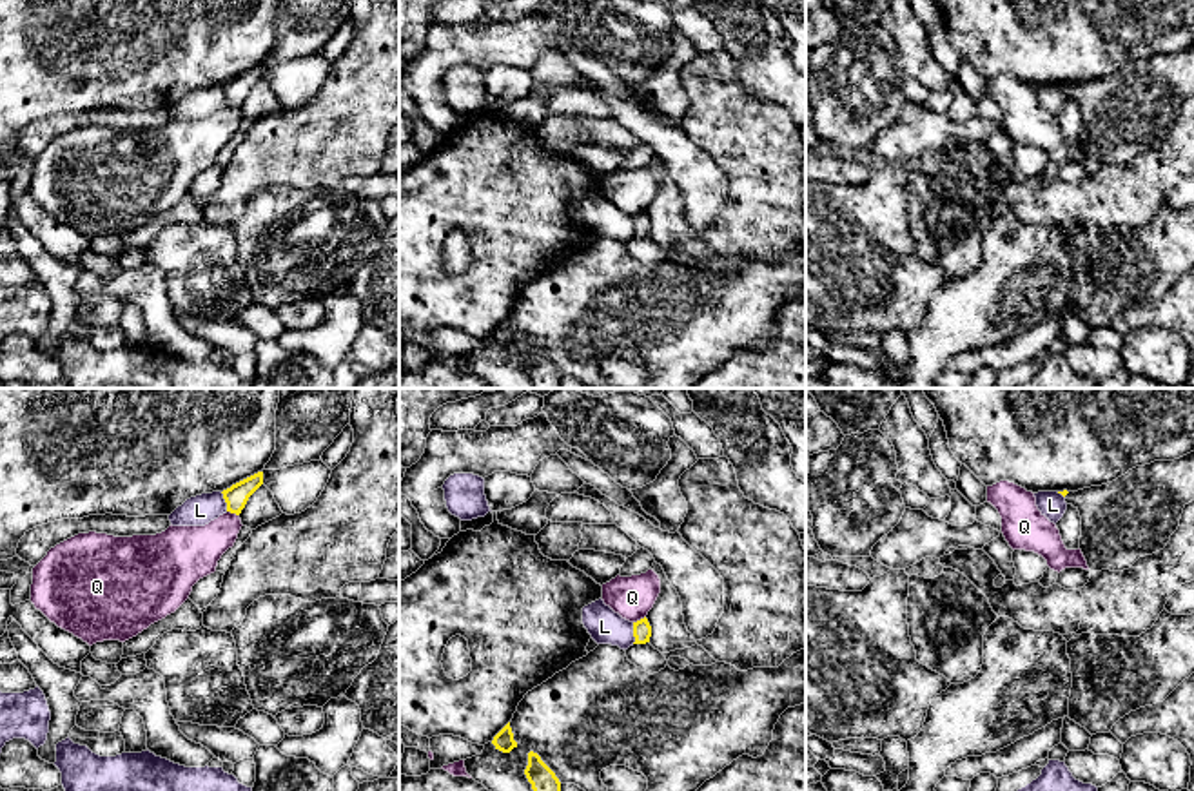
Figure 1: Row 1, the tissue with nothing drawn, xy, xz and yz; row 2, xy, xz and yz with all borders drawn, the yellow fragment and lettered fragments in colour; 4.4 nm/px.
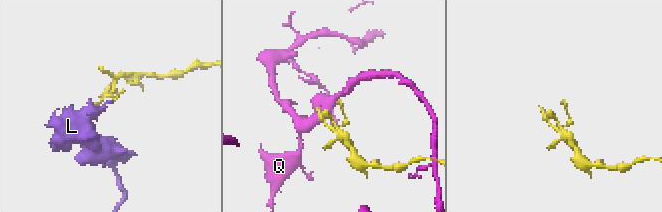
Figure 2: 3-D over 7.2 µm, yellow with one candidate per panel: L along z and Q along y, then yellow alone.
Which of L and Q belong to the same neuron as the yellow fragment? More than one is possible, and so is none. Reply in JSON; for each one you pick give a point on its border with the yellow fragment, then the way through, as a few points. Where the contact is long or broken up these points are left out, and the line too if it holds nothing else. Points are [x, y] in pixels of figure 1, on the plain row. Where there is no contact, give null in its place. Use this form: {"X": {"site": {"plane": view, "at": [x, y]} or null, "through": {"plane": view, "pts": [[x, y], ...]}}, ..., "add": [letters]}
{"add": []}

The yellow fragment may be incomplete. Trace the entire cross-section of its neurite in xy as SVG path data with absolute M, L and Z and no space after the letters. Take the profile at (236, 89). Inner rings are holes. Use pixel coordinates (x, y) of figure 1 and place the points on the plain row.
M258 65L230 82L223 83L223 93L227 96L227 105L240 109L245 102L249 91L263 78L263 65Z

